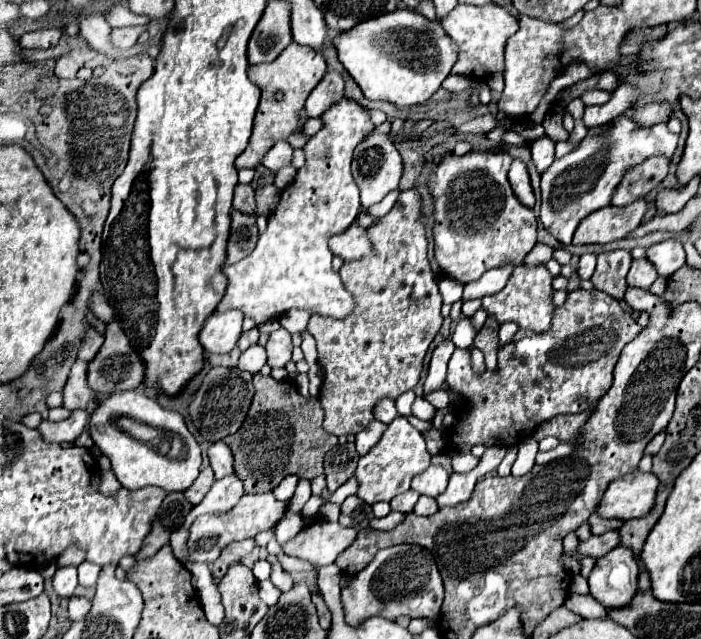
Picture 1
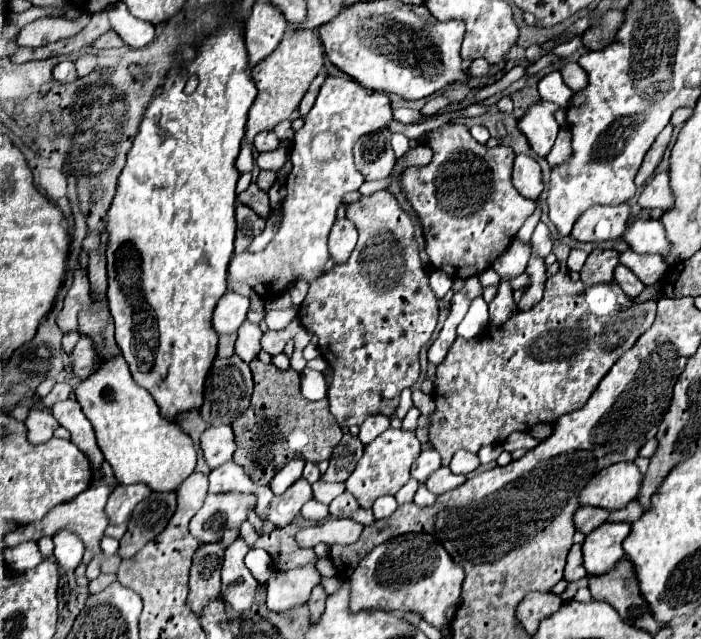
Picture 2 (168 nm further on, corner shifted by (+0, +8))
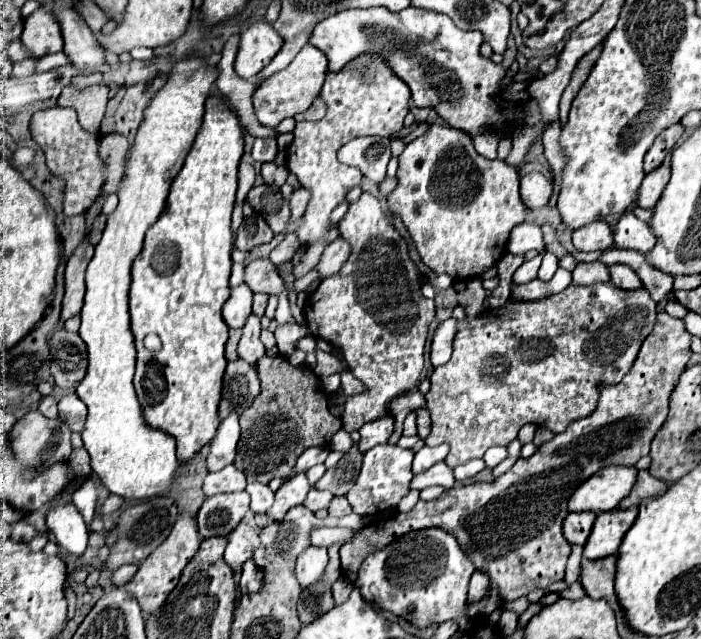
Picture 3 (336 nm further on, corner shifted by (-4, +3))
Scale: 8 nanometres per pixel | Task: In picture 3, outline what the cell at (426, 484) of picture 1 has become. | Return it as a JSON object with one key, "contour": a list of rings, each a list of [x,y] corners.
{"contour":[[[424,445],[414,457],[414,465],[412,465],[414,475],[418,475],[422,471],[428,471],[428,467],[432,467],[434,463],[444,461],[446,455],[448,455],[448,445],[438,445],[438,447]]]}

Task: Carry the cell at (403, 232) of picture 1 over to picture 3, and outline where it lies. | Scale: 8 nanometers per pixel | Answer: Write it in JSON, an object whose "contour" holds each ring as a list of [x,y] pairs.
{"contour":[[[364,193],[356,203],[350,203],[348,213],[342,217],[338,227],[340,235],[352,245],[350,259],[336,275],[322,279],[320,285],[308,295],[304,317],[310,333],[338,349],[350,373],[364,385],[362,393],[348,395],[344,403],[342,425],[348,433],[352,433],[364,423],[390,415],[390,401],[418,385],[424,367],[424,343],[428,337],[428,327],[436,315],[436,305],[432,299],[422,295],[420,273],[408,255],[408,243],[398,235],[394,225],[388,223],[388,215],[382,211],[380,201],[374,195]]]}

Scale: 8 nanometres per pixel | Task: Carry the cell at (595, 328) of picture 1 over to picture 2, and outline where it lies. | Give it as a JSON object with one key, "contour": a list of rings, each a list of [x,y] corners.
{"contour":[[[556,272],[554,276],[550,276],[546,280],[546,286],[544,286],[544,298],[532,306],[530,310],[522,312],[522,310],[516,310],[504,324],[500,326],[494,326],[494,324],[488,324],[484,328],[484,332],[476,338],[456,338],[454,344],[450,346],[446,358],[436,366],[436,378],[434,378],[434,404],[436,404],[436,410],[432,412],[430,416],[430,444],[440,452],[442,456],[442,464],[450,464],[452,456],[458,452],[458,450],[468,450],[468,452],[478,452],[482,446],[488,446],[488,444],[500,444],[504,442],[512,432],[516,430],[530,430],[534,424],[540,424],[540,422],[548,422],[548,424],[554,424],[560,416],[568,414],[568,412],[574,412],[578,408],[582,408],[586,404],[586,400],[590,398],[590,394],[596,390],[598,382],[608,374],[608,370],[616,364],[616,360],[626,352],[630,350],[638,336],[642,336],[654,322],[654,316],[656,316],[656,302],[654,300],[646,300],[646,302],[640,302],[636,298],[630,298],[622,292],[622,288],[616,284],[616,282],[604,282],[604,284],[592,284],[592,286],[586,286],[584,282],[574,282],[570,280],[568,274],[564,272]]]}

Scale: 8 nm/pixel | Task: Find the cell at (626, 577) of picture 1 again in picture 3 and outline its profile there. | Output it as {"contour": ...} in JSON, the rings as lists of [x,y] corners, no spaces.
{"contour":[[[614,509],[610,513],[600,513],[592,533],[584,545],[584,557],[586,559],[602,559],[606,555],[618,553],[618,547],[626,535],[626,531],[636,521],[638,509]]]}

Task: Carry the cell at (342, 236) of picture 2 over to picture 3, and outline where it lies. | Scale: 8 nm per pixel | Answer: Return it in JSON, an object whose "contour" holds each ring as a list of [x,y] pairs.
{"contour":[[[338,237],[330,245],[326,245],[316,269],[320,271],[322,277],[330,277],[342,269],[342,265],[346,263],[346,257],[350,257],[350,243],[346,243],[346,239],[342,239],[342,237]]]}

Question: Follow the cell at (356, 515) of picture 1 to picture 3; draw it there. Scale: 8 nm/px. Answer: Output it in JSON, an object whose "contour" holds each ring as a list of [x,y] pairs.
{"contour":[[[334,497],[332,503],[330,503],[330,507],[328,507],[328,513],[332,517],[342,517],[342,515],[350,515],[352,507],[350,507],[350,503],[348,503],[346,497]]]}

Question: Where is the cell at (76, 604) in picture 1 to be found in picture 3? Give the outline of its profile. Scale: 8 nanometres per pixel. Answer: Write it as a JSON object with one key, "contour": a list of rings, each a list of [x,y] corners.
{"contour":[[[122,565],[120,569],[116,569],[116,571],[110,573],[110,583],[116,585],[116,587],[126,585],[132,579],[132,575],[136,573],[136,569],[138,569],[136,565]]]}

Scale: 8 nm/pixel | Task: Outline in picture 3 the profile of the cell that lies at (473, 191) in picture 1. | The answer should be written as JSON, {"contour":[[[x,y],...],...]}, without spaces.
{"contour":[[[432,125],[422,137],[406,145],[398,165],[398,187],[388,195],[388,207],[402,217],[422,261],[436,273],[446,273],[456,281],[470,281],[492,269],[508,253],[510,231],[526,221],[526,205],[520,199],[518,169],[500,159],[486,159],[474,151],[468,133]]]}

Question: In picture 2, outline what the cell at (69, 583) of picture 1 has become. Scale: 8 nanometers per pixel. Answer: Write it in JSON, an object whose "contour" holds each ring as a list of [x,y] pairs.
{"contour":[[[58,530],[54,536],[54,558],[64,570],[74,570],[82,562],[84,544],[82,540],[70,530]]]}

